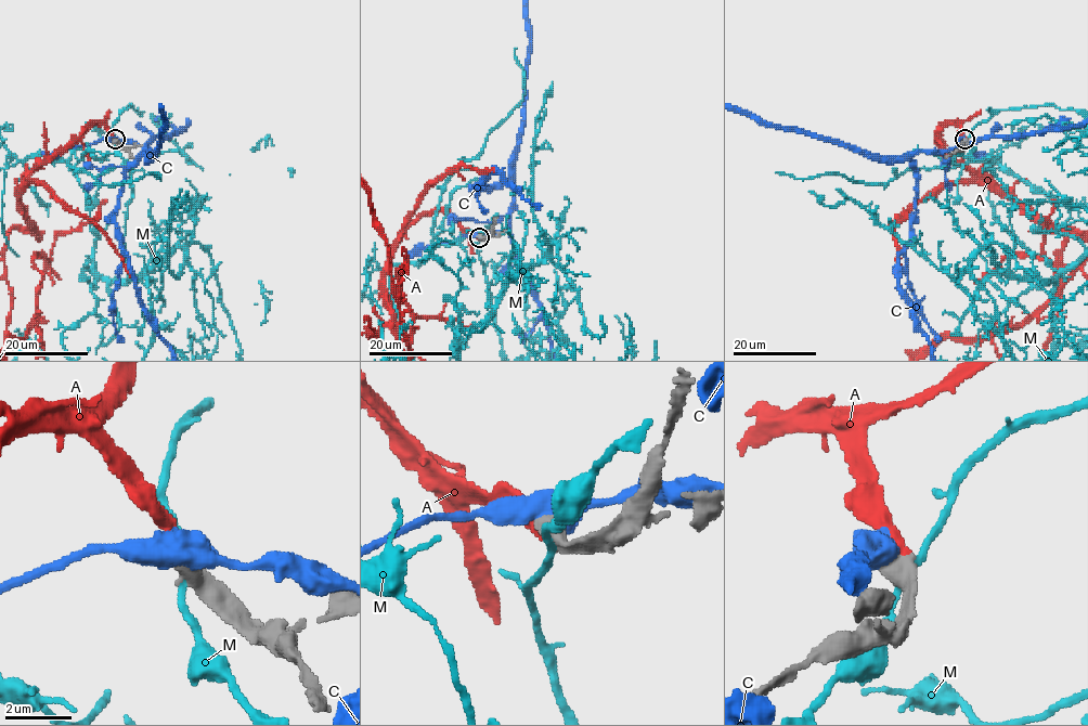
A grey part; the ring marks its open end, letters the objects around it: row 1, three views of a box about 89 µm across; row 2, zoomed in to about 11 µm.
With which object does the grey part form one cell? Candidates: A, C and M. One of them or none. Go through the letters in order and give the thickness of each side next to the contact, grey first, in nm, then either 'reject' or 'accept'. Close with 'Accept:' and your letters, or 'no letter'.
A: calibres 600 and 300 nm; accept
C: calibres 600 and 550 nm; reject
M: calibres 650 and 240 nm; reject
Accept: A

